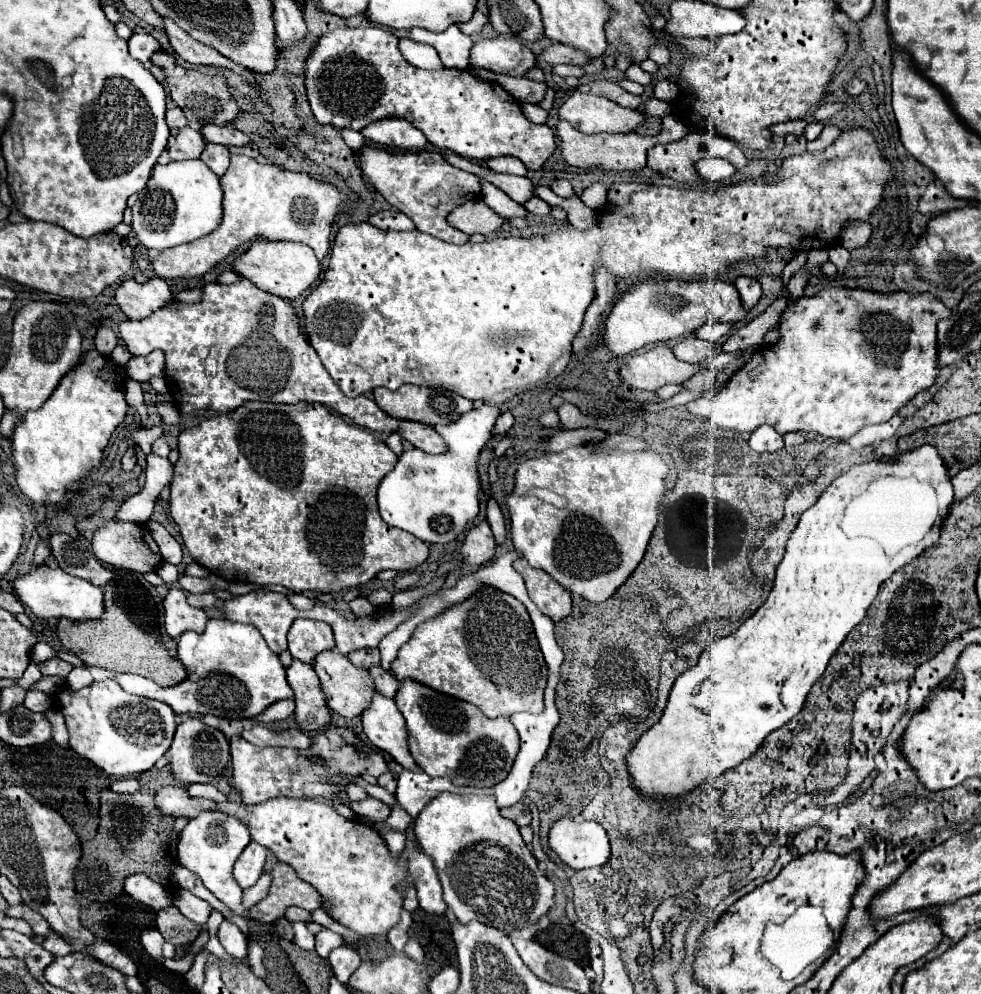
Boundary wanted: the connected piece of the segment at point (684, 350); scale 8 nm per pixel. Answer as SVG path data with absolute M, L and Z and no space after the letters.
M686 336L686 338L682 338L682 340L672 348L672 352L674 352L674 356L676 356L678 360L682 360L682 362L698 364L698 362L702 362L704 358L708 358L710 348L712 348L710 342L706 342L706 340L702 340L702 338L696 338L696 336Z

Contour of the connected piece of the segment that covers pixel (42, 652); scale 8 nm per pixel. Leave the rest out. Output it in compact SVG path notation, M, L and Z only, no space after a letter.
M38 642L34 648L32 648L32 662L44 662L44 660L48 660L48 658L54 658L56 656L56 652L48 646L48 644L44 644L44 642Z

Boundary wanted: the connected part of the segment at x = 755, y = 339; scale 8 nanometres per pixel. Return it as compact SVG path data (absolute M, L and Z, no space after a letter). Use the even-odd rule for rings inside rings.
M790 294L778 296L764 314L760 314L758 318L754 318L752 322L748 322L746 326L738 328L738 330L722 344L722 352L724 352L724 354L732 354L732 352L746 350L746 348L752 346L752 344L758 344L758 346L760 346L764 334L778 324L780 314L782 314L782 310L784 310L786 304L788 304L788 298L790 298Z

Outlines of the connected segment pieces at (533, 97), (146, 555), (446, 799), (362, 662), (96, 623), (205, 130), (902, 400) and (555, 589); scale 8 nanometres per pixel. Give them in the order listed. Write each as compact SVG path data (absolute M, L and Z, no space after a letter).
M486 72L486 78L500 82L518 102L538 104L546 94L546 84L534 82L534 80L528 80L528 78L514 78L514 76L492 74L492 72Z
M108 520L104 526L100 526L94 532L92 552L102 564L108 564L114 568L126 568L126 570L134 570L134 572L142 572L142 574L156 570L156 566L162 562L160 550L156 546L152 534L148 532L148 528L142 524L134 524L134 522Z
M442 792L440 796L432 798L424 812L420 812L420 816L414 820L414 834L420 842L420 848L434 860L438 876L446 878L446 904L462 924L468 920L478 920L508 934L516 928L536 922L552 906L554 884L540 874L538 862L524 844L518 826L500 816L492 794L460 796Z
M362 648L356 652L350 652L348 658L352 660L352 664L360 666L360 668L370 668L374 664L380 664L380 654L378 648Z
M114 582L104 590L104 616L100 620L72 622L62 618L58 622L58 636L66 650L74 652L86 666L100 666L112 672L140 674L160 686L174 686L186 678L186 668L180 660L172 658L160 640L158 610L146 596L138 598L136 590L122 590Z
M206 124L200 128L200 132L202 132L206 142L214 142L214 144L224 144L224 146L246 146L246 144L250 144L250 136L236 130L234 126Z
M826 286L820 290L820 294L816 296L804 296L800 298L794 306L790 306L790 310L784 312L782 322L780 322L780 340L776 346L766 346L760 348L758 354L742 368L746 372L736 372L728 384L722 388L720 394L712 396L710 392L706 392L702 398L694 400L688 404L688 410L696 416L708 418L710 422L742 432L742 434L750 434L756 426L760 424L770 424L774 426L774 430L778 434L786 434L786 432L816 432L824 438L838 438L838 440L848 440L850 436L854 436L858 430L862 430L864 426L870 424L882 424L888 418L892 418L908 400L912 400L918 392L928 390L936 378L940 376L940 366L938 366L938 358L936 358L936 324L942 318L948 318L952 312L938 300L934 298L930 292L922 292L922 294L908 294L908 292L894 292L894 294L878 294L878 292L870 292L870 290L850 290L850 288L834 288L834 286Z
M518 558L514 562L514 568L516 572L522 574L528 594L534 600L534 604L540 608L540 612L550 616L554 622L570 614L572 610L570 592L564 590L552 576L548 576L544 570L532 568L524 558Z

